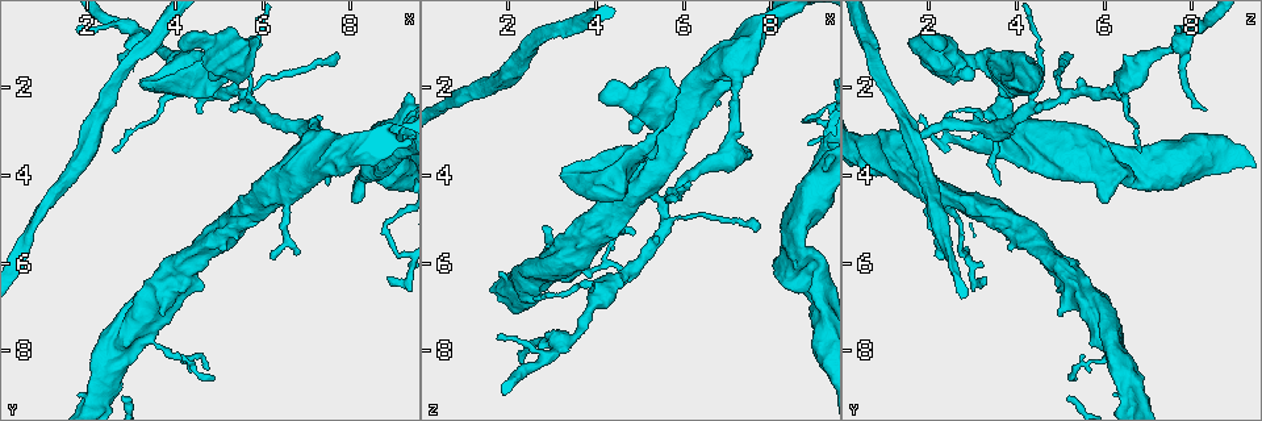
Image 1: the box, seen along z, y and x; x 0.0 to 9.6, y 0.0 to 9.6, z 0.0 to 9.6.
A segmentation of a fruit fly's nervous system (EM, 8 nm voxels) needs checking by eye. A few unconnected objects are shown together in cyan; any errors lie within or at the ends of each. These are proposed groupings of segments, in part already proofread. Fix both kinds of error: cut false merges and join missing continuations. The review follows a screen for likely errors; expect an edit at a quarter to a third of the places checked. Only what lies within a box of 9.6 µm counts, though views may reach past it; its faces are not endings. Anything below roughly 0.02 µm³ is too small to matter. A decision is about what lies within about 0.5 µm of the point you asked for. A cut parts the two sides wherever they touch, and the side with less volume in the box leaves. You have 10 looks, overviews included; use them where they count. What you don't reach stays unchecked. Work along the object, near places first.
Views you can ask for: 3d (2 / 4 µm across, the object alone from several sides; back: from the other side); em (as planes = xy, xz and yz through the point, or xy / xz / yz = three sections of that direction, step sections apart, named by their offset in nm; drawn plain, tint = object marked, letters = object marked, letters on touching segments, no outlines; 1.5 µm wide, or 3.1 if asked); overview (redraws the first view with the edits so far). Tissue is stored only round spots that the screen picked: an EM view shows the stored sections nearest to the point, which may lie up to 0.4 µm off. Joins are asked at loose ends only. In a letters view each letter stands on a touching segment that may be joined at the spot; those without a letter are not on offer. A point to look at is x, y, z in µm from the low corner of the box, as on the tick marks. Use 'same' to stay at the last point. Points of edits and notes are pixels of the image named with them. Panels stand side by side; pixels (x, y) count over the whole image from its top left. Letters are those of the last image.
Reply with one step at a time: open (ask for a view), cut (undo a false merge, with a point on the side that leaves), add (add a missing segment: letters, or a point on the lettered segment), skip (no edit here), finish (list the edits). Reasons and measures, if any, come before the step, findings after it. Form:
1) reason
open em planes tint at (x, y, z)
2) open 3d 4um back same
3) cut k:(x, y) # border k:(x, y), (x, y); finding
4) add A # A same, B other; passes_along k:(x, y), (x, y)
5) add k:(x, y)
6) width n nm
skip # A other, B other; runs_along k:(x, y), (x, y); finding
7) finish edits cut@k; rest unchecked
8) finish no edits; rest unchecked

an open end
open em planes letters at (1.75, 0.65, 7.70)

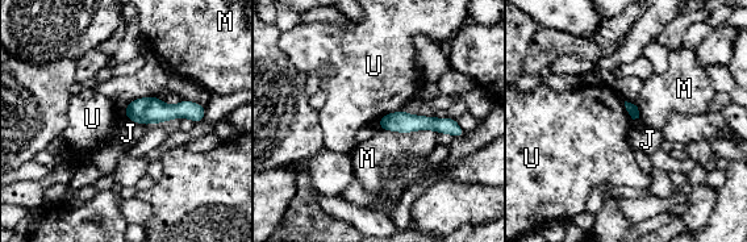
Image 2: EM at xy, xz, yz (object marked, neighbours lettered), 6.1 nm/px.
skip # J other, M other, U other; border 2:(401, 108), (385, 113), (375, 124); no lettered segment goes on from it

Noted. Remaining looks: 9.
free end
open em planes letters at (5.15, 0.75, 2.05)

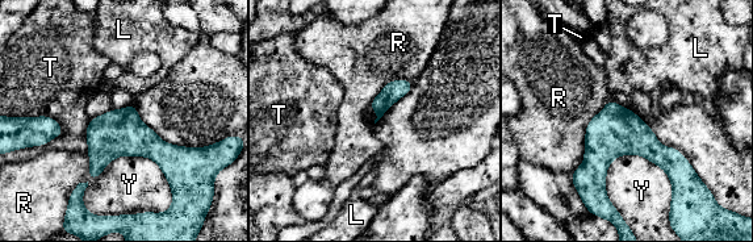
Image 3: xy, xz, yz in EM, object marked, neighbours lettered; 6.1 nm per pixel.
skip # L other, R other, T other, Y other; border 3:(609, 99), (570, 174); none of them fits

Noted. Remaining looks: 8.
branch stops here
open 3d 4um at (2.65, 3.45, 6.90)

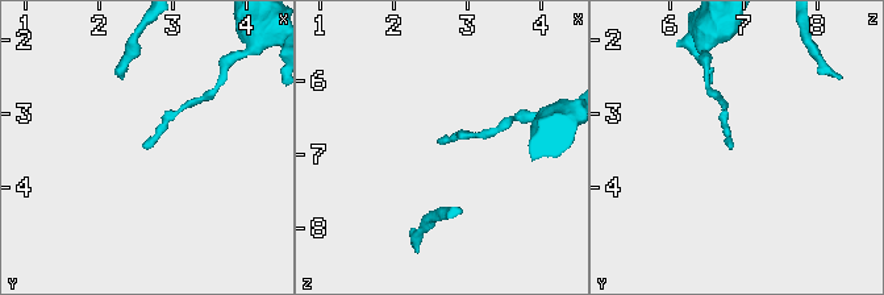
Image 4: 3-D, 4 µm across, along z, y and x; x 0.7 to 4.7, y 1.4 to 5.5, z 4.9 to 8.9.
now the EM
open em xz step 4 tint at (2.65, 3.50, 6.85)

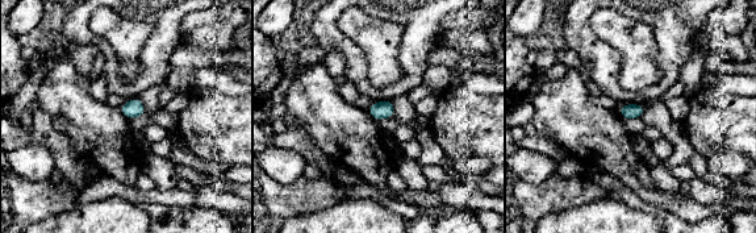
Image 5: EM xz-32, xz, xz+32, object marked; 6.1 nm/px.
cut it another way
open em planes letters same

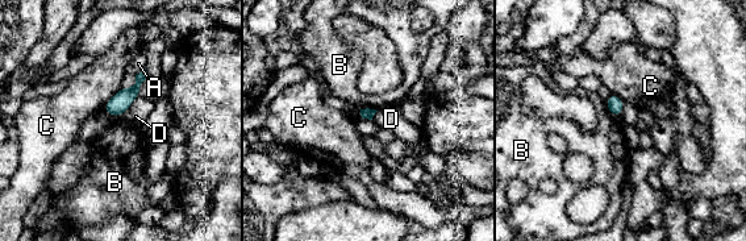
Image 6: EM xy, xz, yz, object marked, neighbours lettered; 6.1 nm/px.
skip # A other, B other, C other, D other; no lettered segment goes on from it

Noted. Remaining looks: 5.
tapers out
open em planes letters at (4.90, 8.70, 5.35)

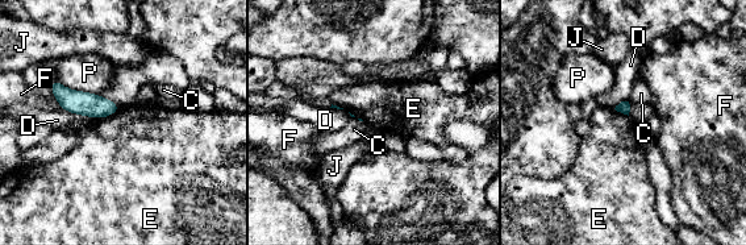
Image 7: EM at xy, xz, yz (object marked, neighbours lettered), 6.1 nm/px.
longest_contact P 280 nm
skip # C other, D other, E other, F other, J other, P other; runs_along 7:(54, 83), (74, 102), (115, 108); none of them fits

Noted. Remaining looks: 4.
finish no edits; rest unchecked

